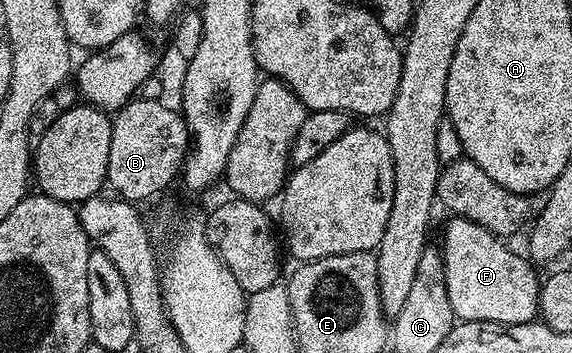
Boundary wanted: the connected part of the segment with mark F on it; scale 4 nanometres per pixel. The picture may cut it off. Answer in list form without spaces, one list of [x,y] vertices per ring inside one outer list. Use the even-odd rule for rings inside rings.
[[[455,216],[447,219],[444,226],[444,271],[446,272],[446,292],[450,296],[453,315],[462,322],[497,322],[498,324],[522,324],[533,321],[540,312],[540,283],[536,278],[537,267],[523,253],[508,250],[507,241],[491,234],[486,228],[465,218]]]

